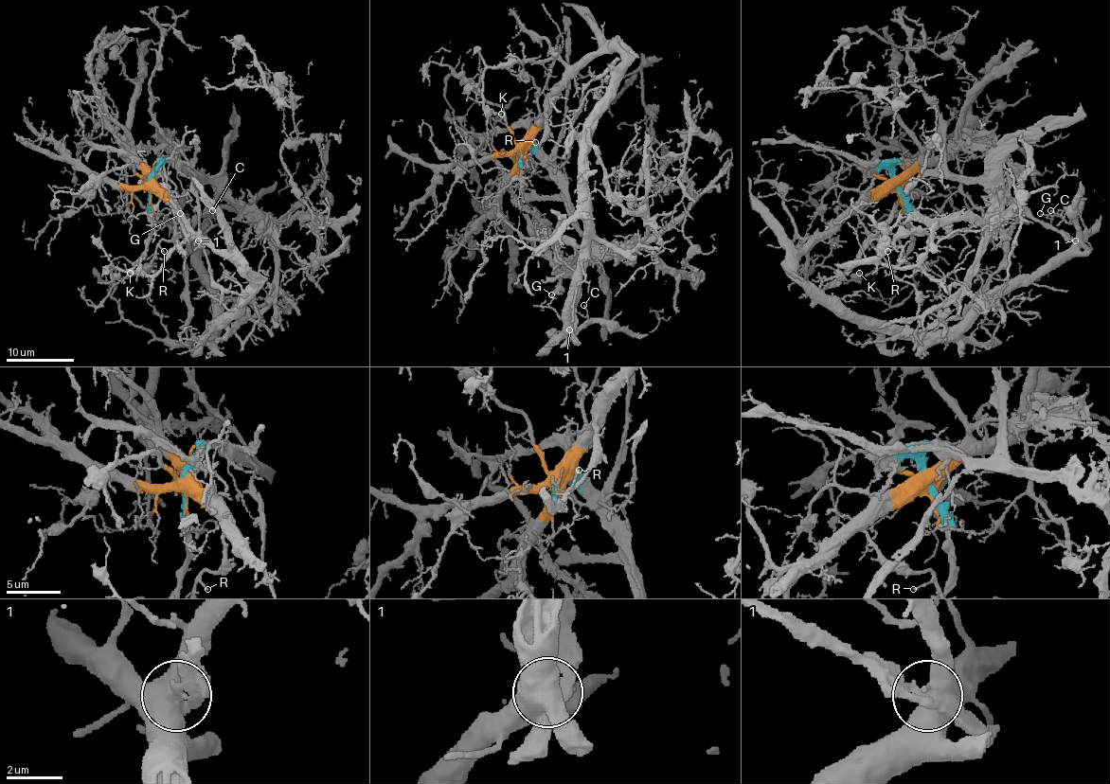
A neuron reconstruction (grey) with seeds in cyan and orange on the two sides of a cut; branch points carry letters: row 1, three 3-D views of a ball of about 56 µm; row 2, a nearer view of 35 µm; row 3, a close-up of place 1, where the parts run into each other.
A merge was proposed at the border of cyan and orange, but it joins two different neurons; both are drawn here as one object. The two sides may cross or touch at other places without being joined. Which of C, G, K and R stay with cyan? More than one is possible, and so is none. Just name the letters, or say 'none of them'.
none of them

